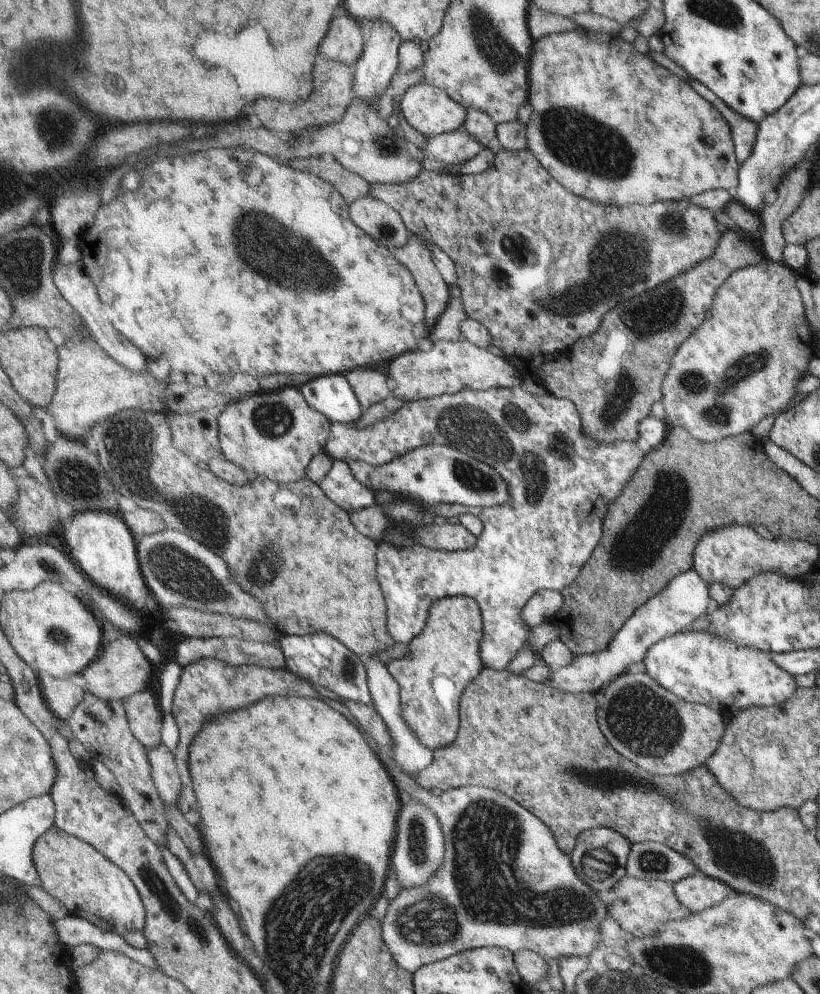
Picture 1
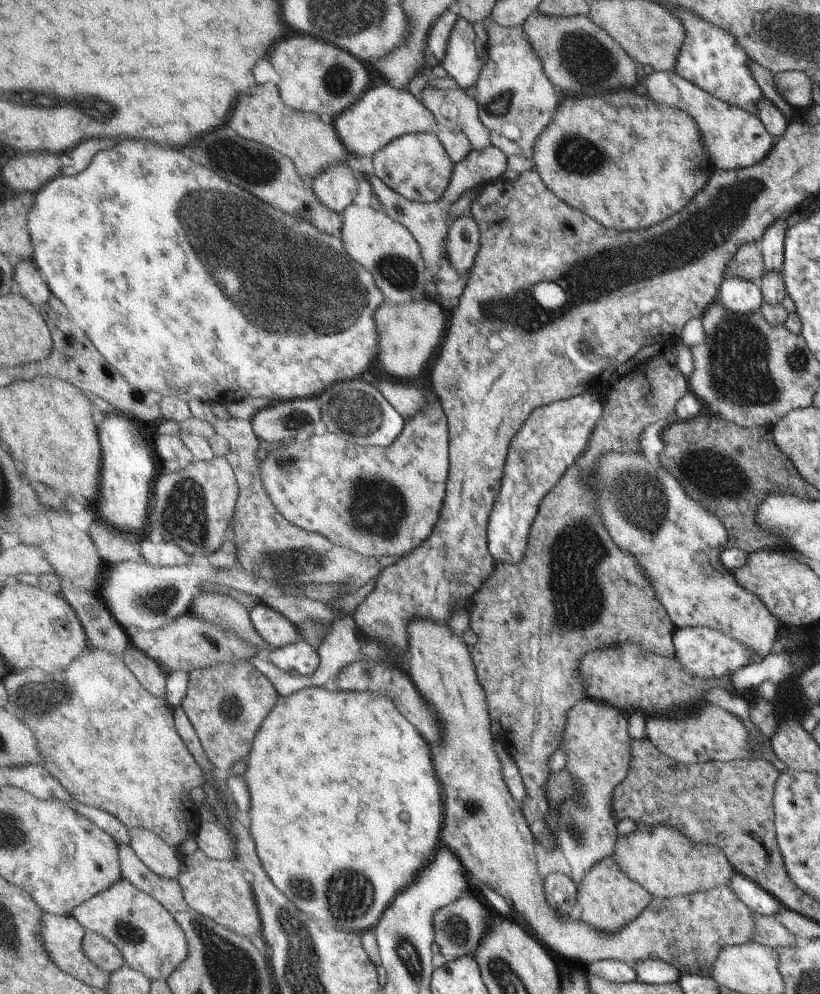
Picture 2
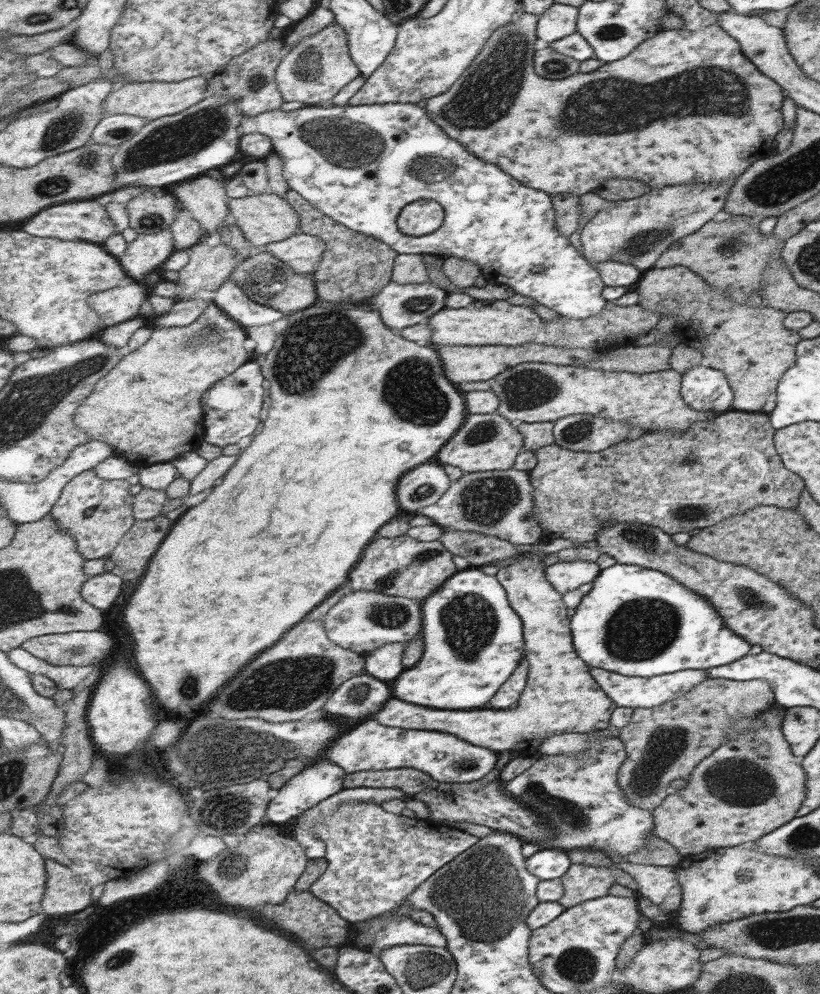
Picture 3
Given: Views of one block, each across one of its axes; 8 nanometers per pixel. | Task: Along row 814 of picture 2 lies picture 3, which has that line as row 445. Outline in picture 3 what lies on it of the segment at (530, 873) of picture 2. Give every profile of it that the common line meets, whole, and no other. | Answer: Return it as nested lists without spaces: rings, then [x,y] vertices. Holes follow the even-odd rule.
[[[498,413],[470,414],[465,424],[457,430],[433,460],[443,466],[457,466],[464,474],[512,469],[525,439],[514,423]]]

